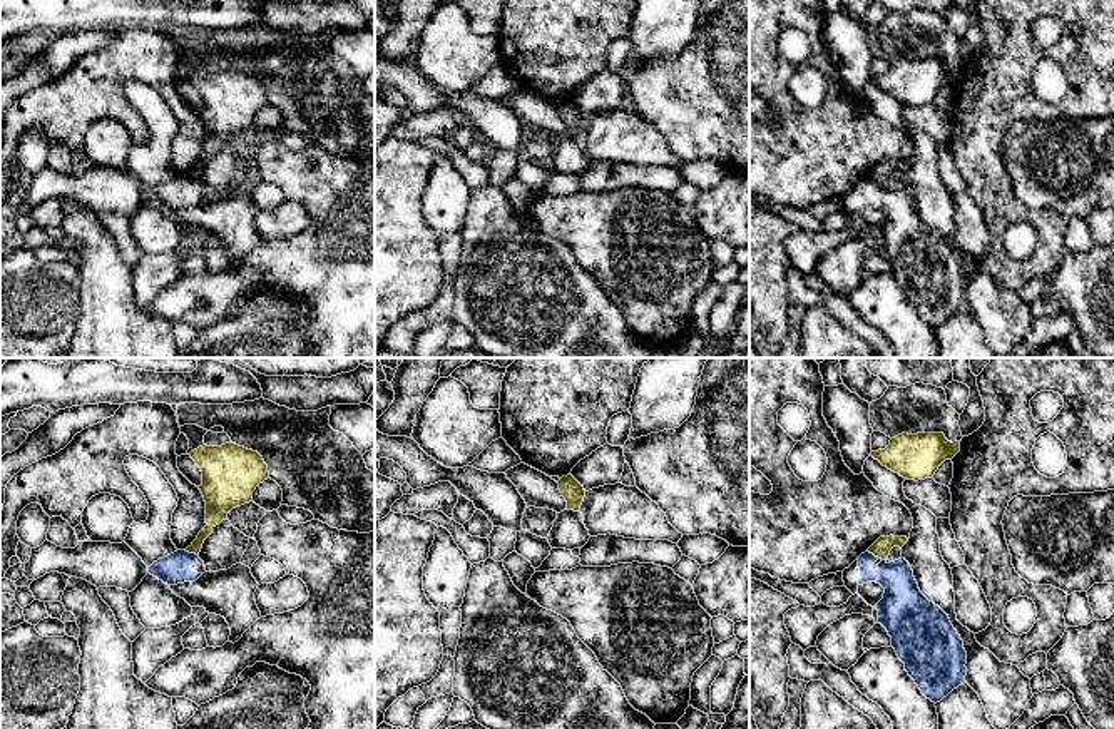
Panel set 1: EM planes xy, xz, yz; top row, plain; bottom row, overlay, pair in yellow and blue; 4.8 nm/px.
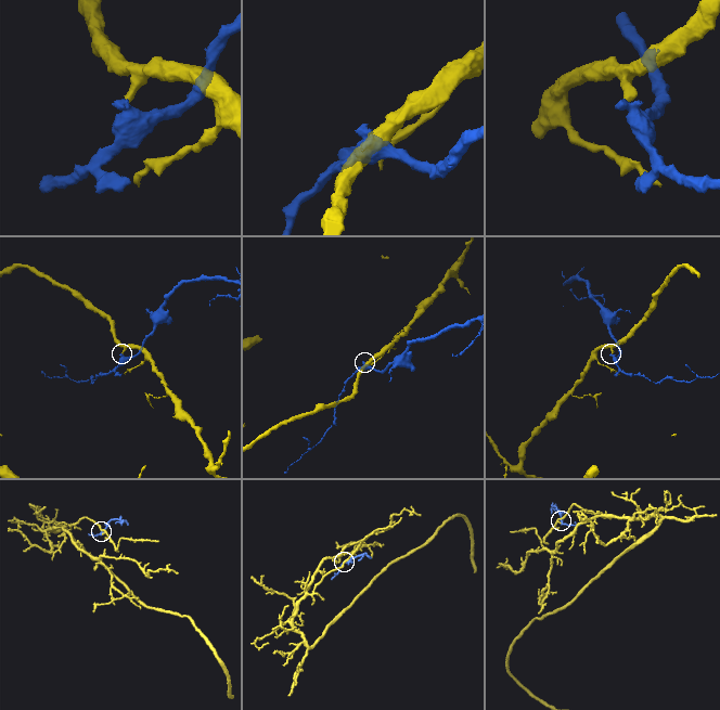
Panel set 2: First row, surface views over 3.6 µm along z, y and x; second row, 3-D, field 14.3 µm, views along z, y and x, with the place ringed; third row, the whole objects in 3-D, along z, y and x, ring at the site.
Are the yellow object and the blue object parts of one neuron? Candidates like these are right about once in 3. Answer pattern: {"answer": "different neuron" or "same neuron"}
{"answer": "different neuron"}

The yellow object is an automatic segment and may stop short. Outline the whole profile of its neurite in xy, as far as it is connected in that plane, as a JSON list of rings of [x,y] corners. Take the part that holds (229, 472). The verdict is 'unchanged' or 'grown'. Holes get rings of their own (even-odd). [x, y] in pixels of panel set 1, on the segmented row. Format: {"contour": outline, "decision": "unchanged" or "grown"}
{"contour": [[[233,441],[221,446],[202,445],[189,455],[202,472],[199,490],[206,502],[207,525],[186,552],[199,555],[212,528],[226,520],[233,508],[253,502],[253,492],[269,478],[269,472],[258,451]]], "decision": "unchanged"}

